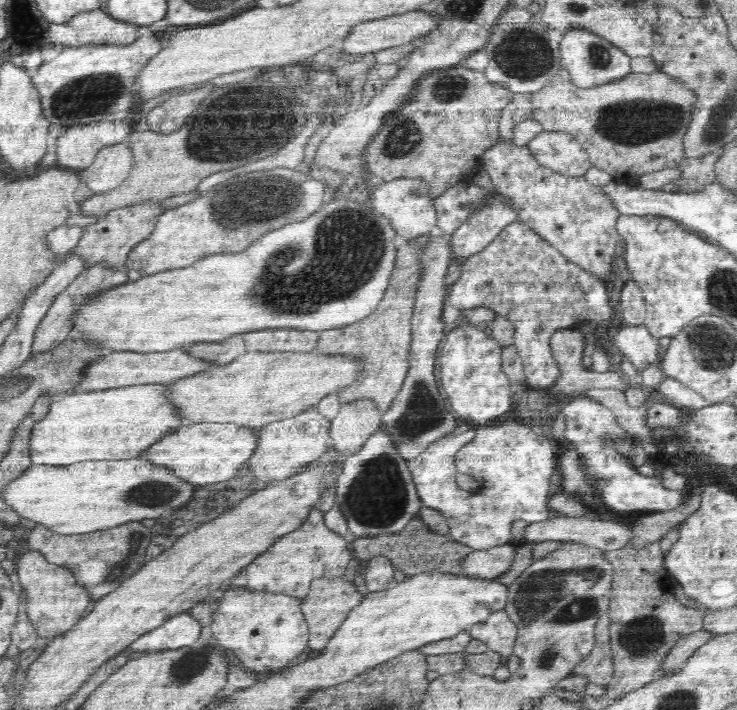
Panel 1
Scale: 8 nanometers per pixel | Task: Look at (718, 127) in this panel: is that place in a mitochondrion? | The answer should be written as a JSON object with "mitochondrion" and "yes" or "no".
{"mitochondrion":"yes"}

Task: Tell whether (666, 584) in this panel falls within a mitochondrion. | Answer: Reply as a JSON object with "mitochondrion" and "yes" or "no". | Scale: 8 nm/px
{"mitochondrion":"no"}

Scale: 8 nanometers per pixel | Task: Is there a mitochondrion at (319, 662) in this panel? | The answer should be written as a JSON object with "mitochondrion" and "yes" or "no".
{"mitochondrion":"no"}

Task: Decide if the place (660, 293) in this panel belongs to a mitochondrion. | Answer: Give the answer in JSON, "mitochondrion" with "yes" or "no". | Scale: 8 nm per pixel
{"mitochondrion":"no"}

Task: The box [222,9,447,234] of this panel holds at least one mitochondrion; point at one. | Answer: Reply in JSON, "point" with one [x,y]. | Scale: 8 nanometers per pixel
{"point":[401,138]}

